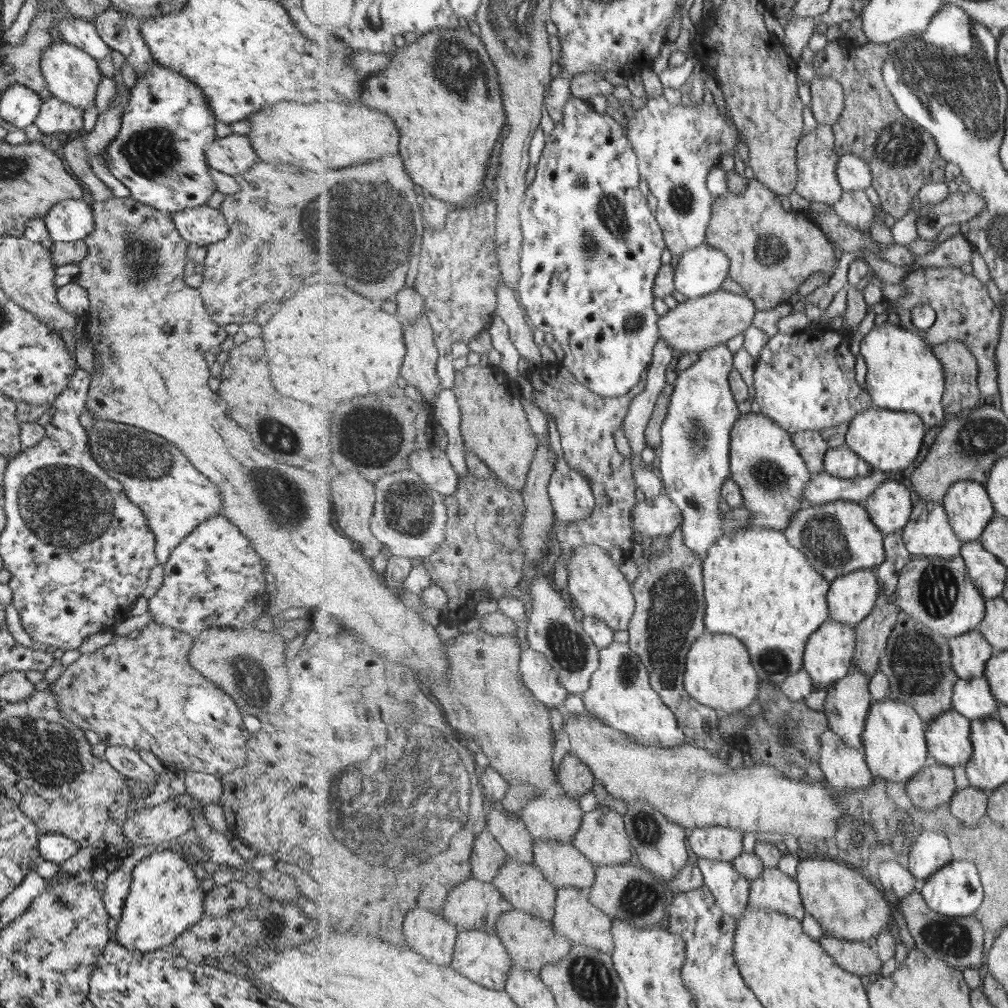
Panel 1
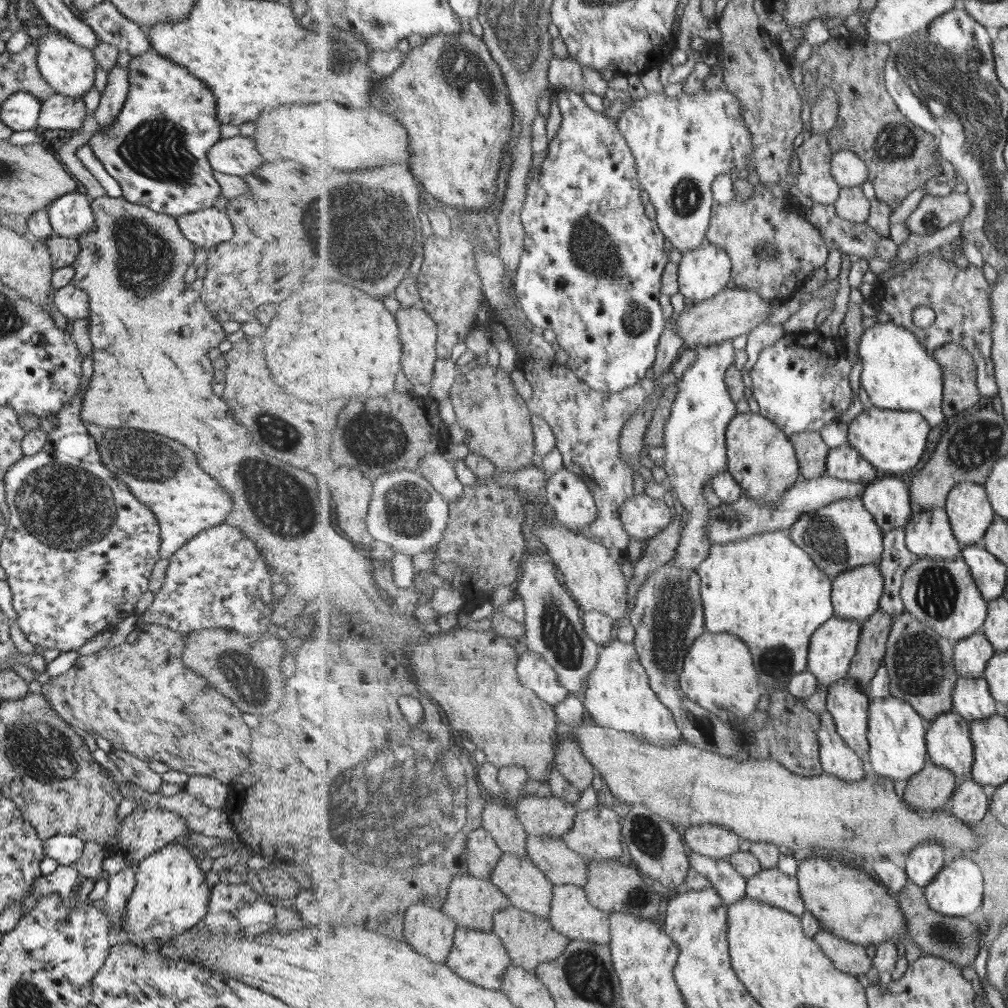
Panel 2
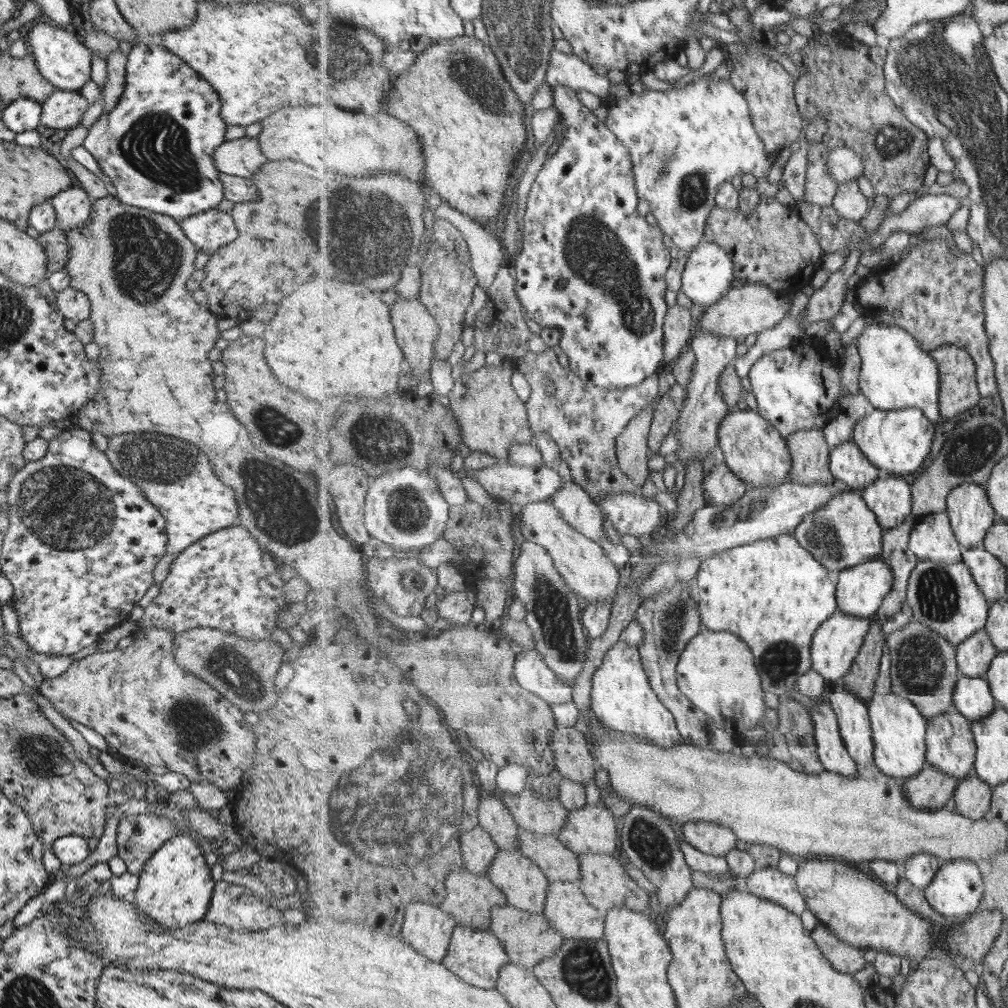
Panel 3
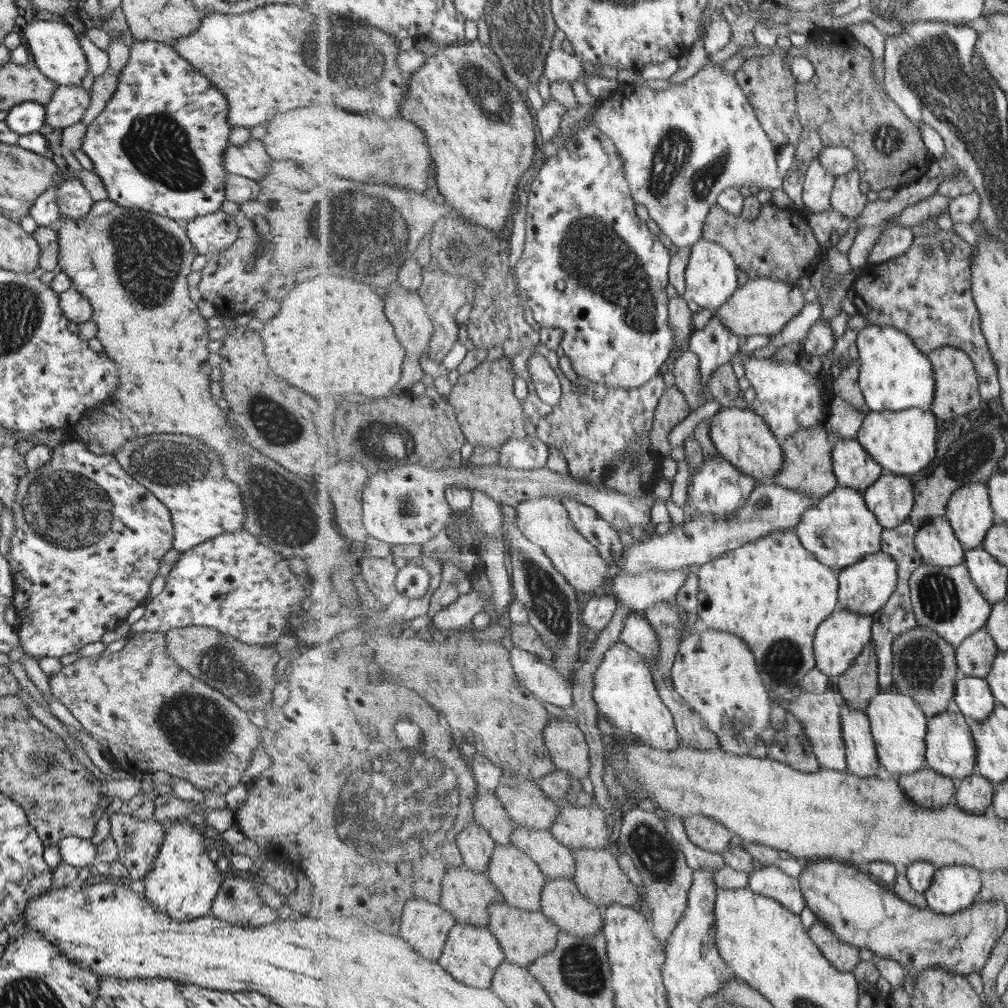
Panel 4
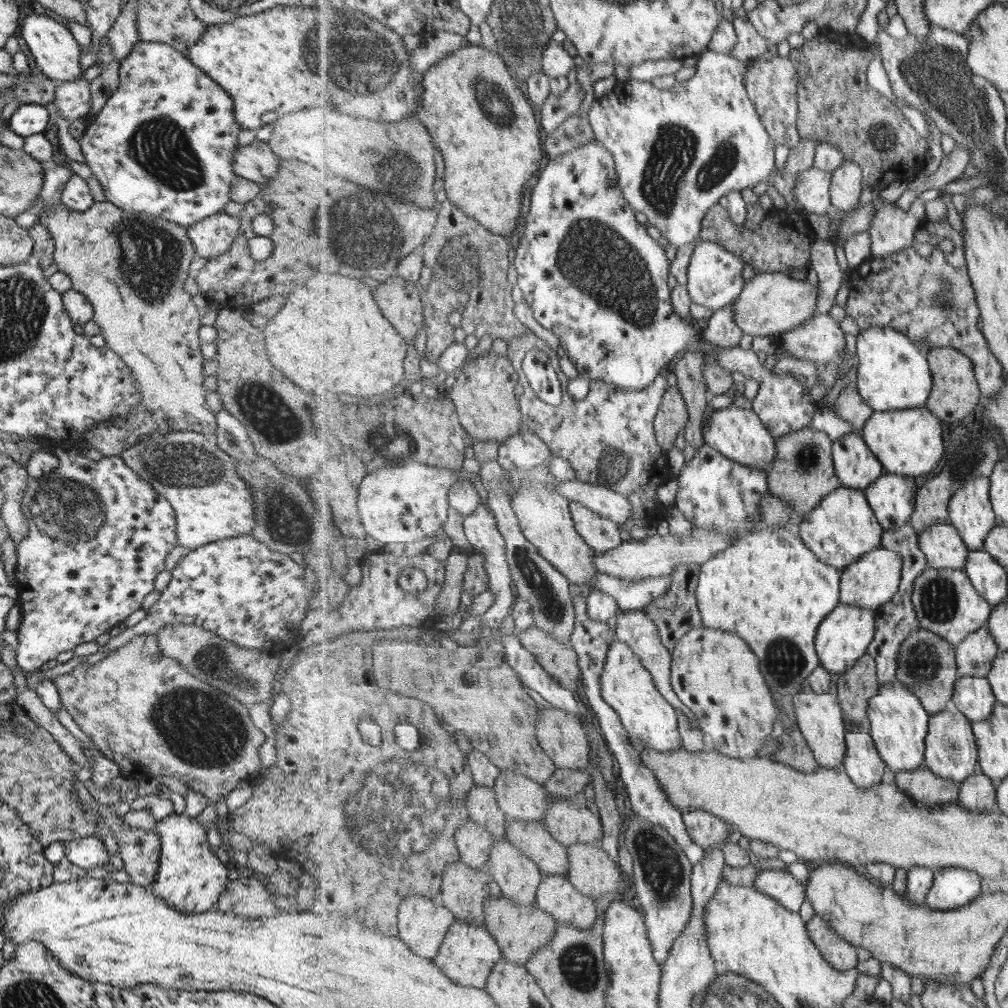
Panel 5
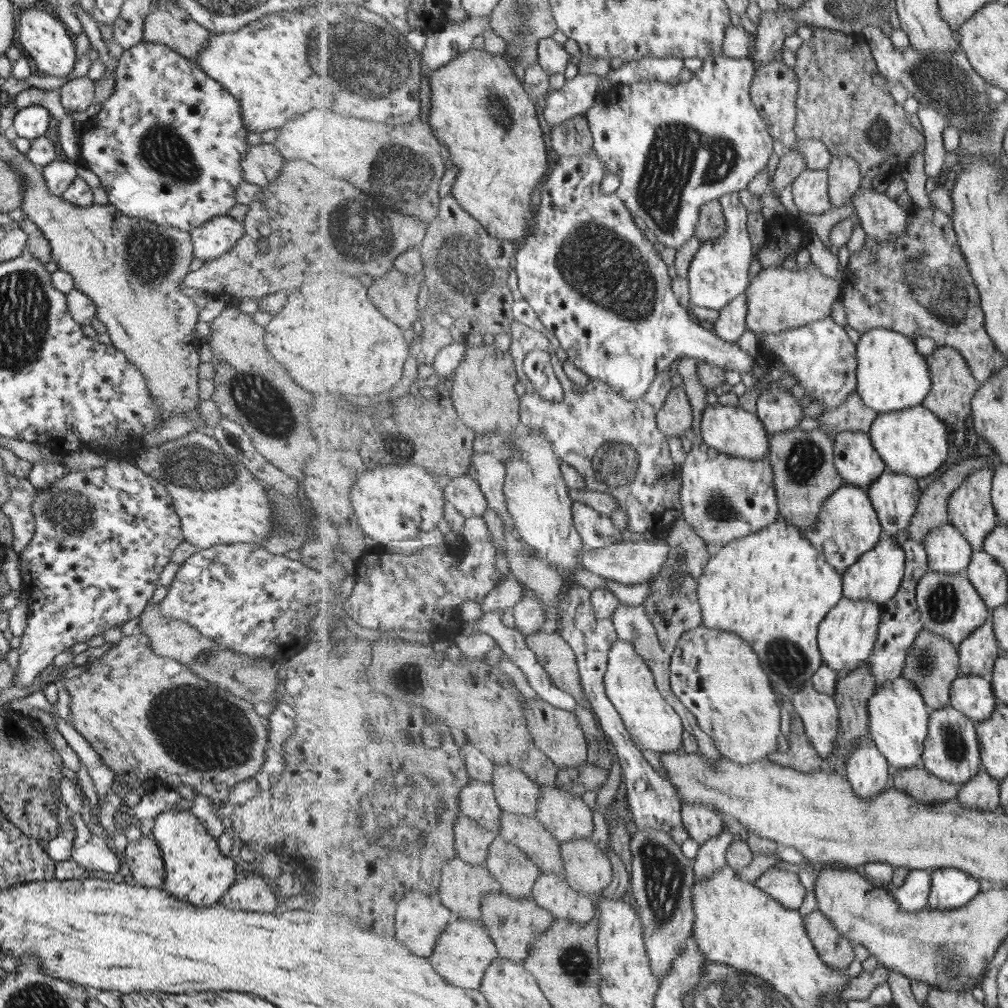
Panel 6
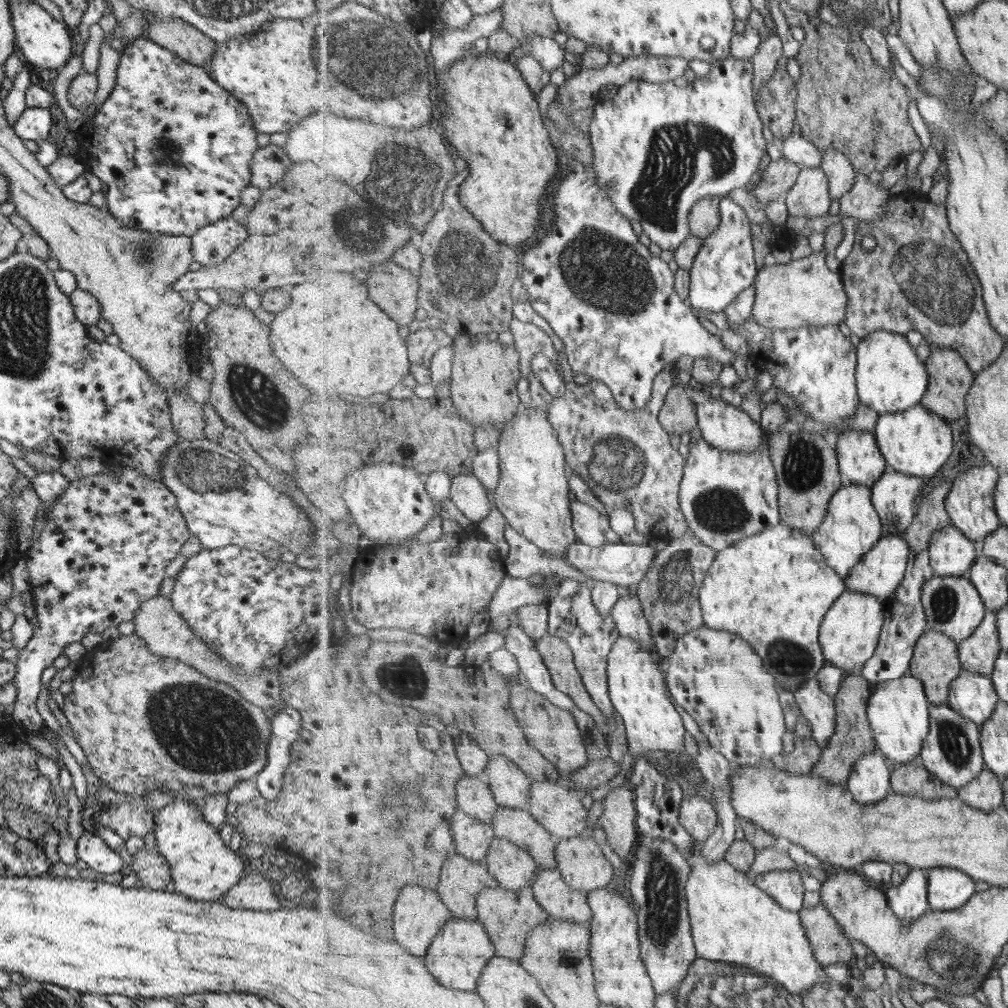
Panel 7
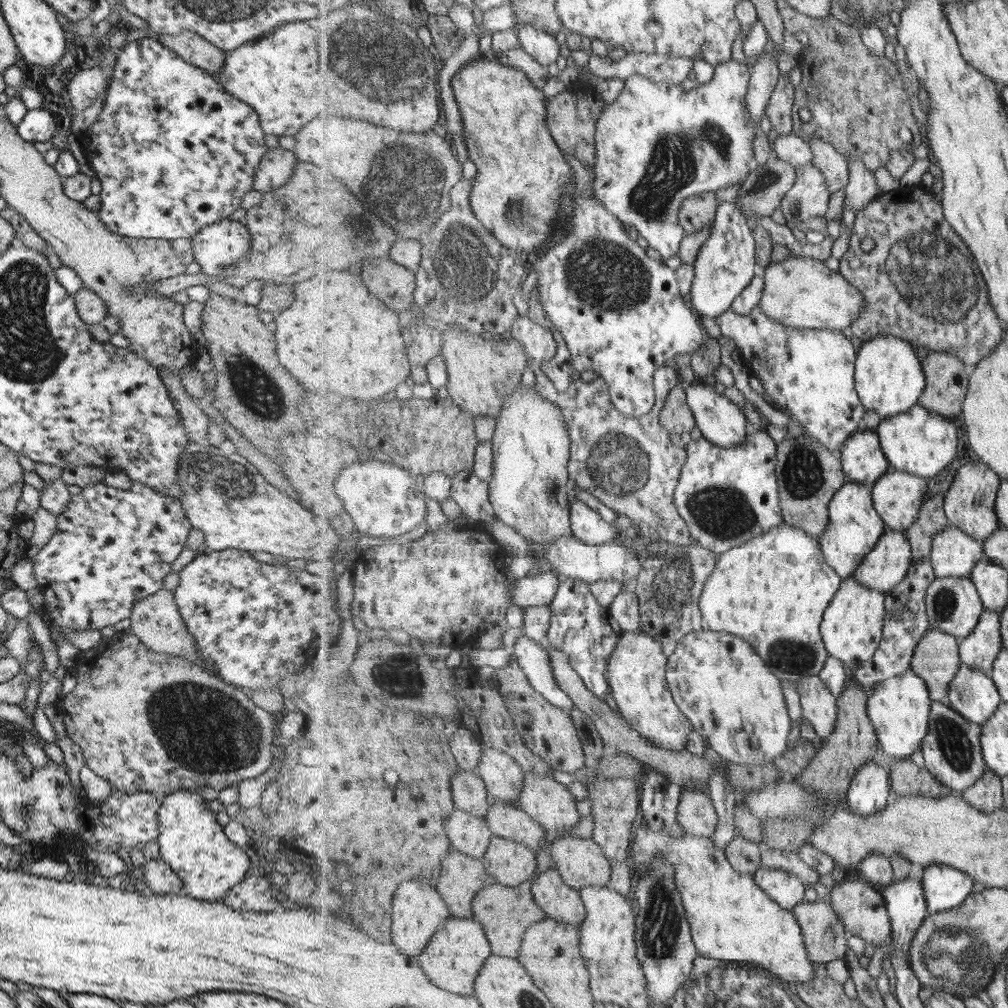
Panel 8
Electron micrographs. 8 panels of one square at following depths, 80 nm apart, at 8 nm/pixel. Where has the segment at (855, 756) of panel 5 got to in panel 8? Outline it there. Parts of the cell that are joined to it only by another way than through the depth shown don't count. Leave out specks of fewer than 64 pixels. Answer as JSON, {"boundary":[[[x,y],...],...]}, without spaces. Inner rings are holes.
{"boundary":[[[874,761],[864,764],[851,782],[848,802],[851,811],[861,817],[873,817],[883,811],[893,793],[891,776]]]}

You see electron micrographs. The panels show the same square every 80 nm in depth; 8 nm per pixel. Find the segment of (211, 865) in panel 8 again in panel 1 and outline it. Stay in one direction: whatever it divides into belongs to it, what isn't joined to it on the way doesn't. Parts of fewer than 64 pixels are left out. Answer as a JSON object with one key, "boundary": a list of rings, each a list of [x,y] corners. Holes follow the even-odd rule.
{"boundary":[[[161,846],[158,851],[141,859],[131,871],[131,884],[123,901],[121,917],[115,930],[117,943],[129,950],[149,952],[161,949],[162,946],[172,943],[184,930],[193,927],[203,915],[204,892],[199,887],[199,880],[193,875],[192,866],[186,862],[187,856],[177,850]]]}

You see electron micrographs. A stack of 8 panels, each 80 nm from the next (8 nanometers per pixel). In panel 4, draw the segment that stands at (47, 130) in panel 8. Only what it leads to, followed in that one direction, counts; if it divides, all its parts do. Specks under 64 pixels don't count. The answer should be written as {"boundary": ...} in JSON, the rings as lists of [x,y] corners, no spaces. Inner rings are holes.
{"boundary":[[[21,102],[7,110],[3,122],[18,135],[39,132],[44,122],[45,108],[35,102]]]}

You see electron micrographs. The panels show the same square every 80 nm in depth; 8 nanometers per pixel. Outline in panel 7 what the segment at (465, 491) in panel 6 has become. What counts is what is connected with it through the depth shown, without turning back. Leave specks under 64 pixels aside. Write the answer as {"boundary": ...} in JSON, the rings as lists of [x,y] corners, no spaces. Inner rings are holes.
{"boundary":[[[465,473],[452,479],[450,499],[473,523],[487,518],[493,505],[488,488],[476,476]]]}

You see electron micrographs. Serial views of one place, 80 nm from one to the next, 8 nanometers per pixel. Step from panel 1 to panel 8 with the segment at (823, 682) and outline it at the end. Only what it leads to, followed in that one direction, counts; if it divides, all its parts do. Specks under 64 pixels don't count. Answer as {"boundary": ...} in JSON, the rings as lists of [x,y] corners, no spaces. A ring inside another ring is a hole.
{"boundary":[[[853,577],[845,579],[827,607],[822,622],[822,637],[829,656],[839,658],[853,670],[858,669],[878,652],[885,618],[886,594],[883,591],[865,586]]]}

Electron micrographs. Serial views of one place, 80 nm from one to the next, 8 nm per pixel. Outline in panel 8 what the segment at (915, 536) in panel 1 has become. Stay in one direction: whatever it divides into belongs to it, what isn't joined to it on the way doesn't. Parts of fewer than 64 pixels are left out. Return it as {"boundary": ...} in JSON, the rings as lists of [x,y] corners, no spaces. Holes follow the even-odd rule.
{"boundary":[[[950,524],[935,538],[929,556],[936,578],[970,578],[978,562],[985,557],[984,545]]]}

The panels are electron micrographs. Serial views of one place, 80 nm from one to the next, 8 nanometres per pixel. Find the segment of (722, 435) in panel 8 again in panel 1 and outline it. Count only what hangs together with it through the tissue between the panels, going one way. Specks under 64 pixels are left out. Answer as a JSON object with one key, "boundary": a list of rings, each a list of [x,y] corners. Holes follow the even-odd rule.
{"boundary":[[[747,413],[738,417],[731,434],[730,465],[733,480],[742,487],[744,504],[748,506],[752,514],[754,528],[771,530],[785,530],[790,525],[794,514],[800,510],[803,493],[810,484],[810,467],[805,458],[801,458],[792,435],[787,432],[775,419],[761,413]]]}

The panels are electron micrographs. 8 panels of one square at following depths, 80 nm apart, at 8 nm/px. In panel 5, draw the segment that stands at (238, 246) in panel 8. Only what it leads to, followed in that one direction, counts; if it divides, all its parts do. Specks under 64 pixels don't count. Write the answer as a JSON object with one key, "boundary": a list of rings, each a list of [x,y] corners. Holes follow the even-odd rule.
{"boundary":[[[217,213],[192,224],[186,235],[193,245],[196,257],[210,259],[223,254],[238,239],[241,219],[226,213]]]}

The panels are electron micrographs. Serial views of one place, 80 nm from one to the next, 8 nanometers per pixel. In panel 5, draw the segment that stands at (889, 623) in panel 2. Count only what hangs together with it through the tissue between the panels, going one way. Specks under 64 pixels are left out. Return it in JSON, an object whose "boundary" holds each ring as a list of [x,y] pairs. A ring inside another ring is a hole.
{"boundary":[[[867,653],[857,664],[837,680],[837,695],[847,725],[868,722],[870,698],[880,691],[875,658]]]}

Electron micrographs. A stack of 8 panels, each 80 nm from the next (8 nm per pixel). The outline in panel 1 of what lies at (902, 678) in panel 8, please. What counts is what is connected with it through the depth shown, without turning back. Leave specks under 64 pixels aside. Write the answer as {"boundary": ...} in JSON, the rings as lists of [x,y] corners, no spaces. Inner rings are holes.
{"boundary":[[[887,698],[871,705],[864,738],[864,754],[875,778],[907,782],[922,773],[932,757],[926,739],[927,722],[914,706]]]}

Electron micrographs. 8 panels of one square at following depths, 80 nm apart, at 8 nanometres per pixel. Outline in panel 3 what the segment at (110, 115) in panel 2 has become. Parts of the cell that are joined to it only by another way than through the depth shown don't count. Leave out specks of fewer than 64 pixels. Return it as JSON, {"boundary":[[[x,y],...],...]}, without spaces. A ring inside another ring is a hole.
{"boundary":[[[118,48],[106,57],[106,82],[101,90],[103,93],[102,114],[113,109],[119,100],[119,95],[123,92],[125,63],[126,56]]]}

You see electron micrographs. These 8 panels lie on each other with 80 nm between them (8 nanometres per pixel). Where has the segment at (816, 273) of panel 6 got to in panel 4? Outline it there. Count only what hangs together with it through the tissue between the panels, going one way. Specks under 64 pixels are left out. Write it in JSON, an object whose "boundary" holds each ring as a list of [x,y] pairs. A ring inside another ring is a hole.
{"boundary":[[[757,277],[756,279],[749,279],[743,285],[743,288],[735,292],[735,295],[727,301],[727,305],[724,305],[719,310],[713,311],[713,316],[721,319],[721,322],[733,334],[737,334],[738,336],[744,336],[746,338],[753,335],[773,336],[783,331],[785,326],[805,309],[807,304],[805,303],[805,296],[803,295],[803,290],[798,285],[792,286],[786,280],[776,279],[775,277]]]}

